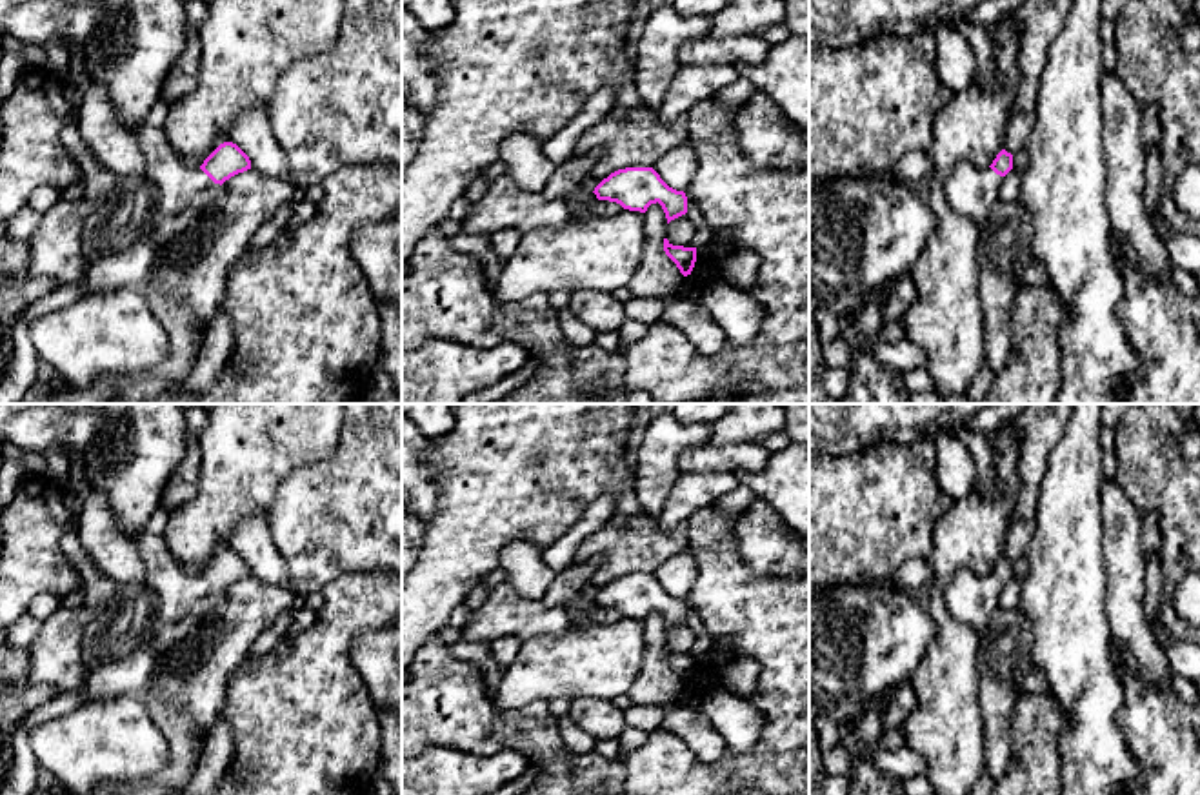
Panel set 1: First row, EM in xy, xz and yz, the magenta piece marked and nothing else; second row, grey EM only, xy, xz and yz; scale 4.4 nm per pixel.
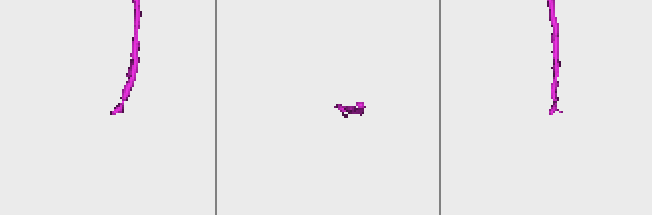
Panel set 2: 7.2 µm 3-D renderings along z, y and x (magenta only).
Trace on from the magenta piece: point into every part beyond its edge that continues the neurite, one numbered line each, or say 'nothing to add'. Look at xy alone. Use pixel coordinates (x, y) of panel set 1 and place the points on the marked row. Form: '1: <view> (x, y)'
1: xy (120, 237)

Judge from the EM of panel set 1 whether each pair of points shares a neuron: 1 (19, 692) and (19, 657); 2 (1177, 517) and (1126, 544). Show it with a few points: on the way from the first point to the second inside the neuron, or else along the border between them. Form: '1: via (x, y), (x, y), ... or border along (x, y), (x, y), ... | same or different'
1: via (19, 683), (19, 666) | same
2: border along (1119, 483), (1144, 517) | different

